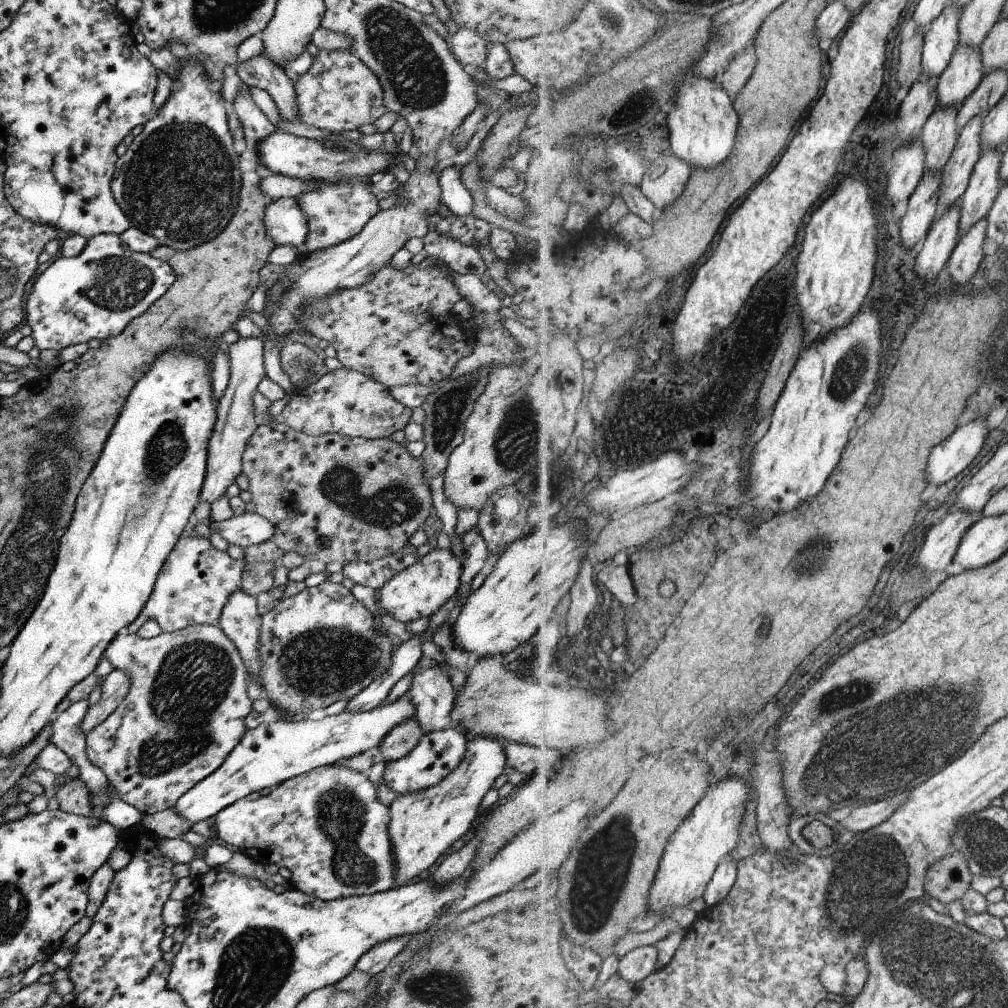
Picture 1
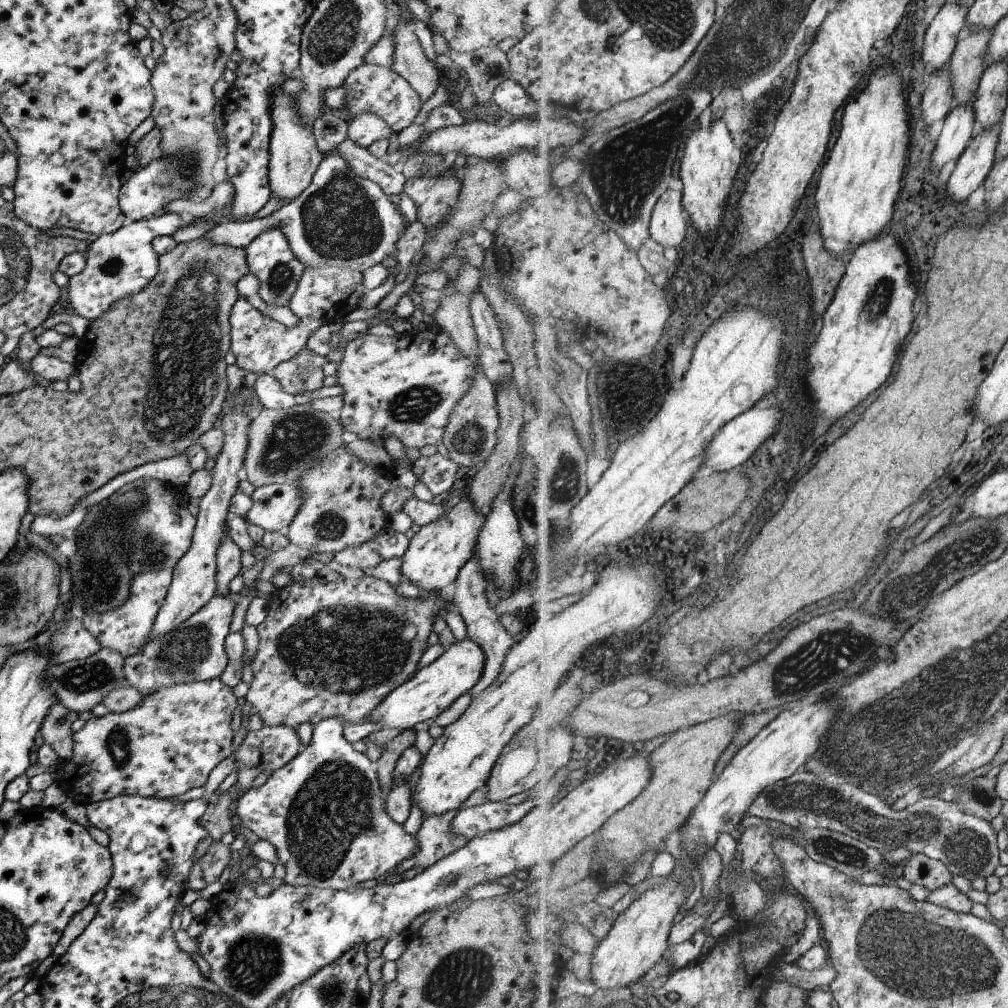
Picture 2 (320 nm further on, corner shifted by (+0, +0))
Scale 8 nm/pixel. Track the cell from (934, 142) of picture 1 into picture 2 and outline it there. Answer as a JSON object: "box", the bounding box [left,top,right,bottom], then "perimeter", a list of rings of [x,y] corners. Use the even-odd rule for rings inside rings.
{"box":[949,25,993,105],"perimeter":[[[981,25],[967,26],[962,32],[949,62],[957,104],[966,105],[975,100],[993,35],[993,29]]]}

